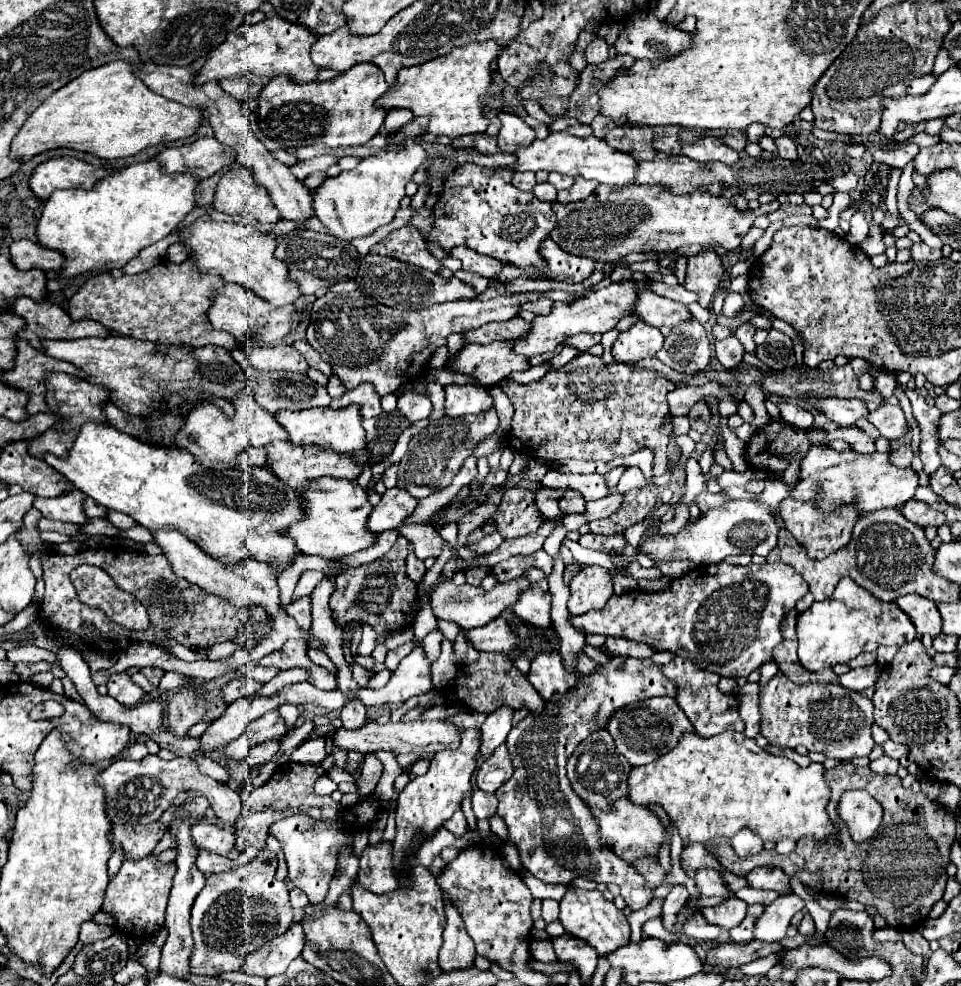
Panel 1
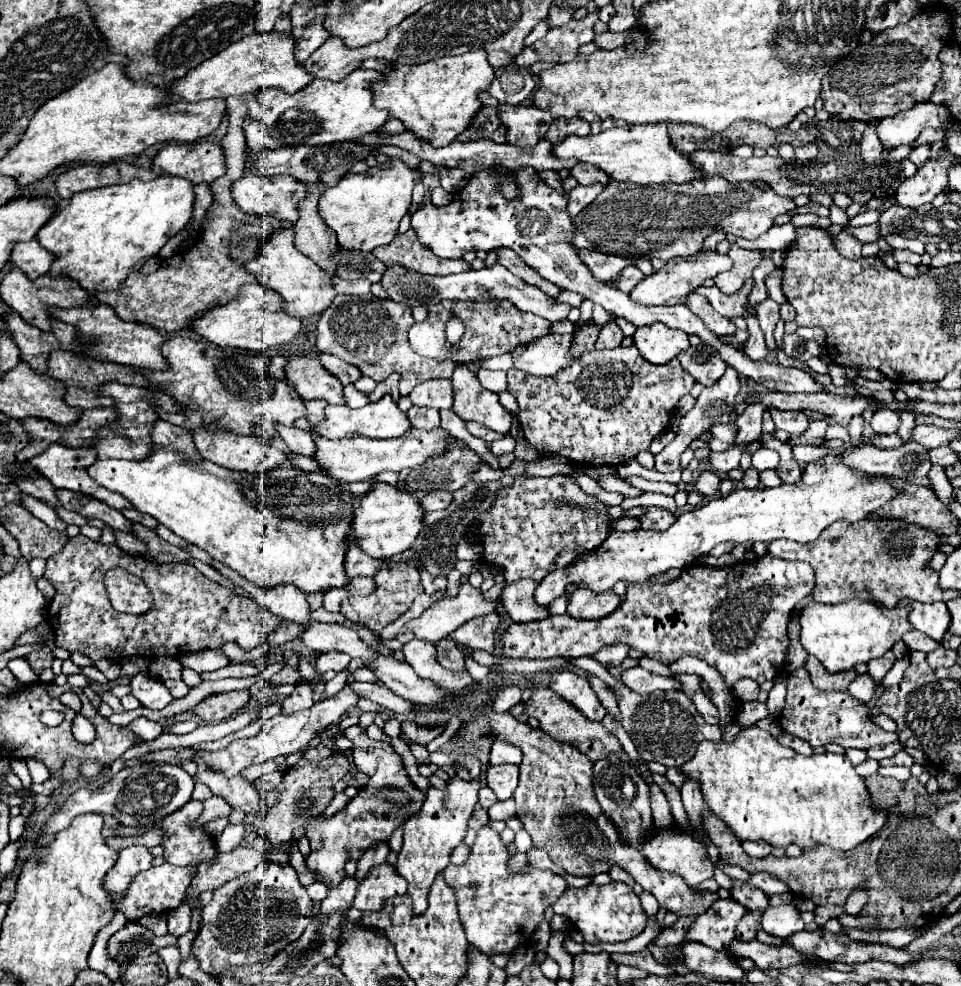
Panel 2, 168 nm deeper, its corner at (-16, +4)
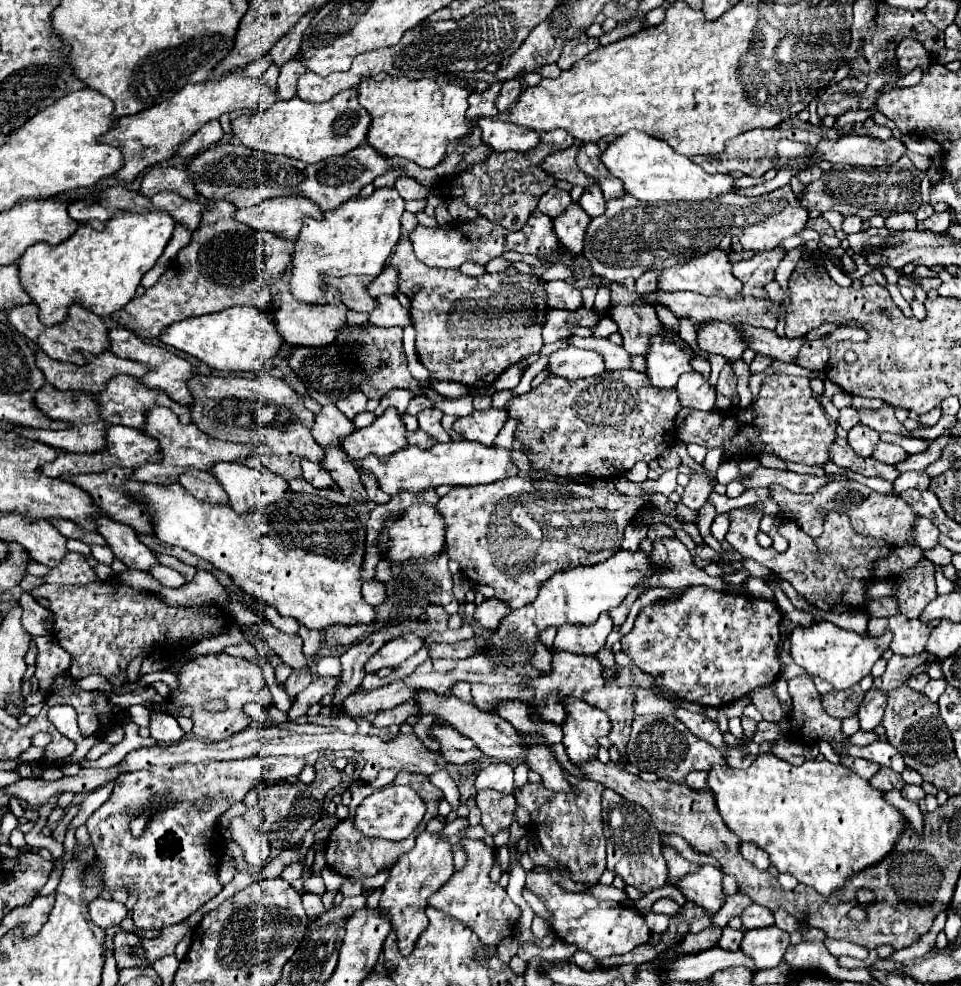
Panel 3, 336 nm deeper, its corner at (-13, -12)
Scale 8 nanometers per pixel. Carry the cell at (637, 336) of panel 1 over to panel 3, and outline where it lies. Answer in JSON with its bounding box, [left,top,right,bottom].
[645,336,691,388]

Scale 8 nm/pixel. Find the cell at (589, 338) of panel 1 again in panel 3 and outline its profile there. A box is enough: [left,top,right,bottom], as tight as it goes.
[540,335,631,370]

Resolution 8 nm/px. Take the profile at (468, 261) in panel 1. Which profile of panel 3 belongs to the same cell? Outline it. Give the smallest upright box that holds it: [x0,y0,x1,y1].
[545,282,583,310]

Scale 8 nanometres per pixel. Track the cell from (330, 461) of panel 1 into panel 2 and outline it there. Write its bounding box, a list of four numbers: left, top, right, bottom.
[316,428,466,482]

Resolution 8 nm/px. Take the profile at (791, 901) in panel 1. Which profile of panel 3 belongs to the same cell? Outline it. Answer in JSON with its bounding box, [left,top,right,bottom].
[741,926,789,970]

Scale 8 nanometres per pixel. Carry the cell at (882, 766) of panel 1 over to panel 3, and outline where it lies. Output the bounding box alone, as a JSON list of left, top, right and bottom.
[869,768,905,792]

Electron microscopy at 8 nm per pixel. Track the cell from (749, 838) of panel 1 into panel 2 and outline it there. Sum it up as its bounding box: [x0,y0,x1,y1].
[742,840,772,858]

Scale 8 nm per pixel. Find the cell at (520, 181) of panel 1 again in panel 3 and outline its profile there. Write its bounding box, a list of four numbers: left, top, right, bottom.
[539,188,571,218]

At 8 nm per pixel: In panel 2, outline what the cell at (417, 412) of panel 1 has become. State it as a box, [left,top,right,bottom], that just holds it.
[408,406,440,430]

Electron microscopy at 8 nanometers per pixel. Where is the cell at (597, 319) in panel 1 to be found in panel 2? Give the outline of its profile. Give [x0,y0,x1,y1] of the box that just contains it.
[630,250,734,306]

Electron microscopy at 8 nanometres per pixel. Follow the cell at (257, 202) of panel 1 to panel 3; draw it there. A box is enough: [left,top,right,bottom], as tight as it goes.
[233,196,321,240]

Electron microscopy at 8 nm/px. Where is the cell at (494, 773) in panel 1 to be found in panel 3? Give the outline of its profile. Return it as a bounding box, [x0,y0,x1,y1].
[477,788,515,834]

